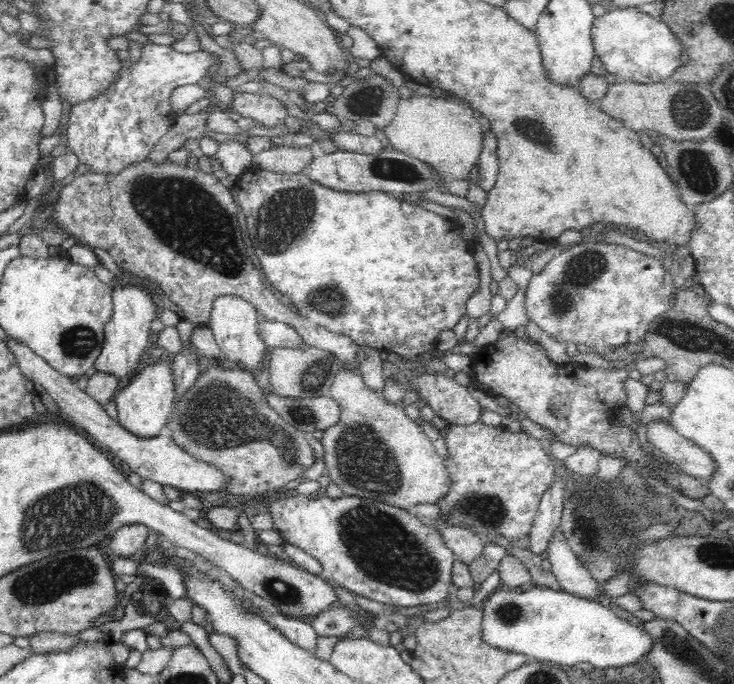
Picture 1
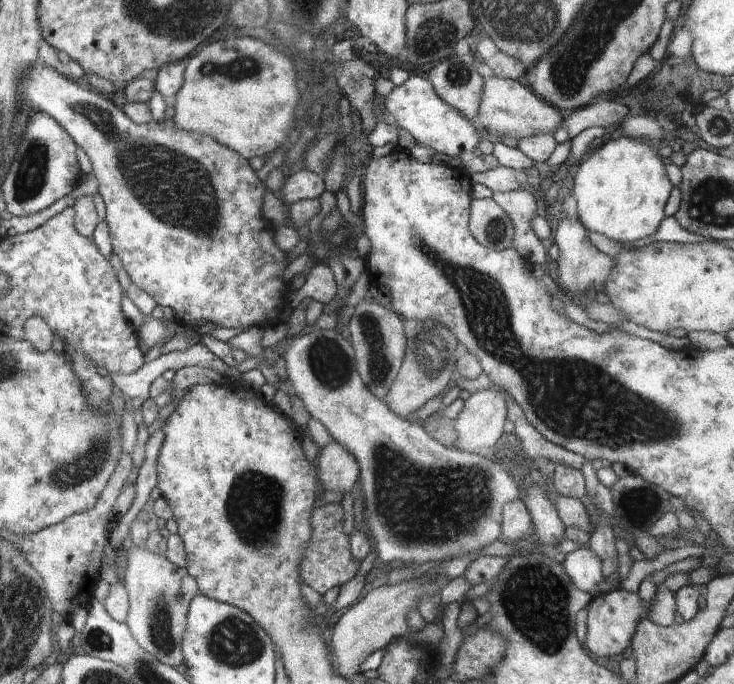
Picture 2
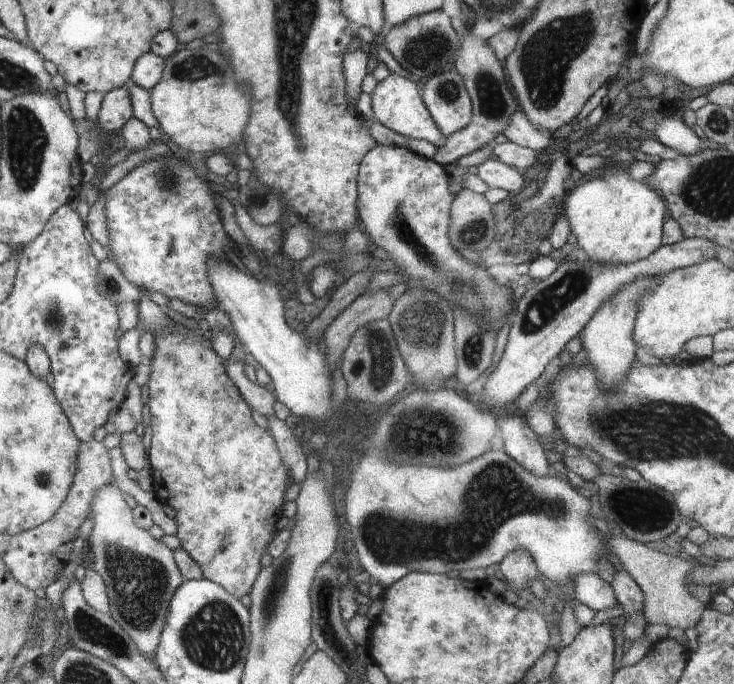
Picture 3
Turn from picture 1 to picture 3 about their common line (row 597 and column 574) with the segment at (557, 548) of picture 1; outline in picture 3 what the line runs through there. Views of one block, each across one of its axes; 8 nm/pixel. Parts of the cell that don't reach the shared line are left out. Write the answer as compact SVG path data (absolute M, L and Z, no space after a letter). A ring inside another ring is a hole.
M579 573L573 579L569 594L596 613L612 608L618 603L612 586L596 573Z

